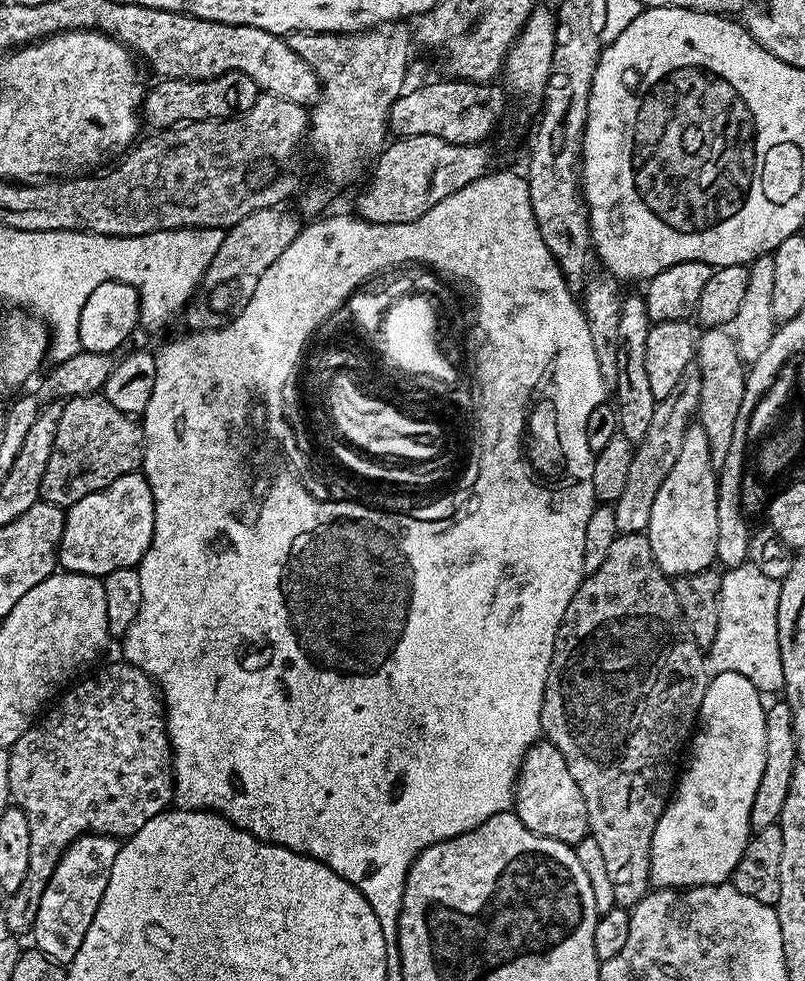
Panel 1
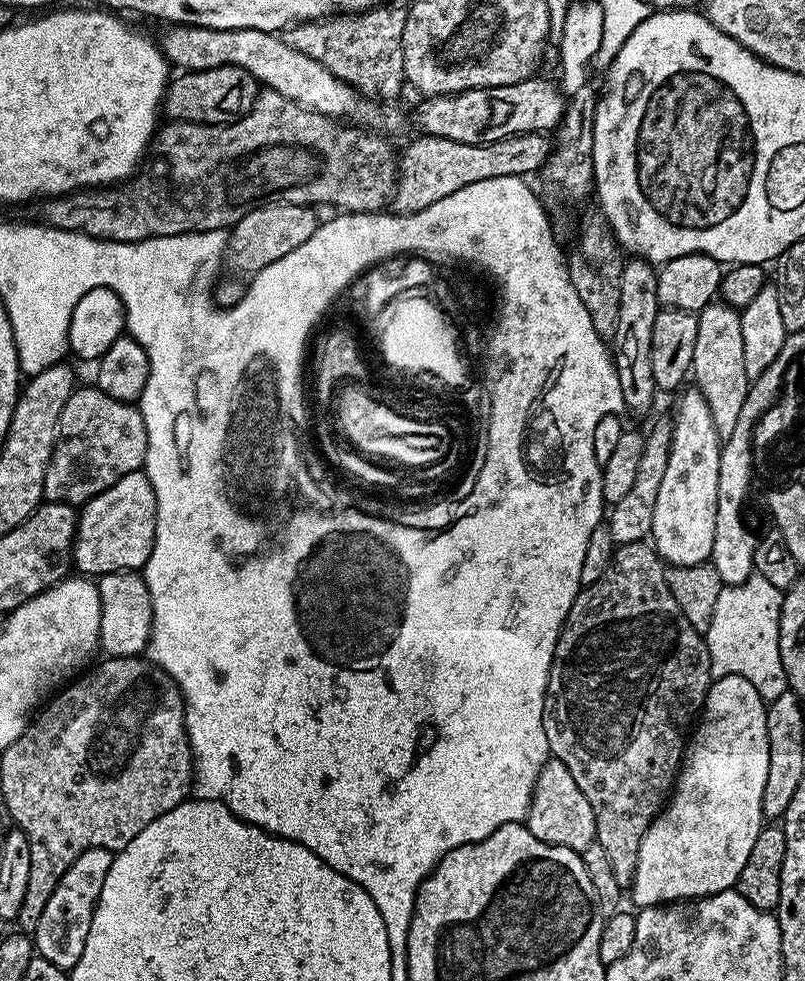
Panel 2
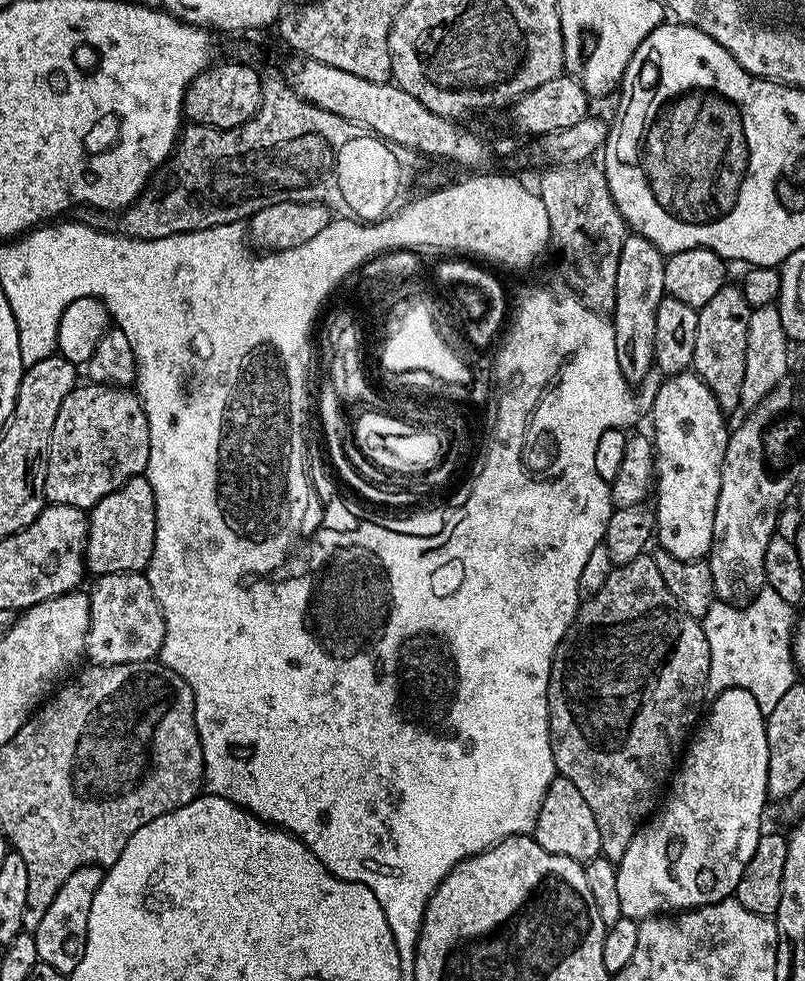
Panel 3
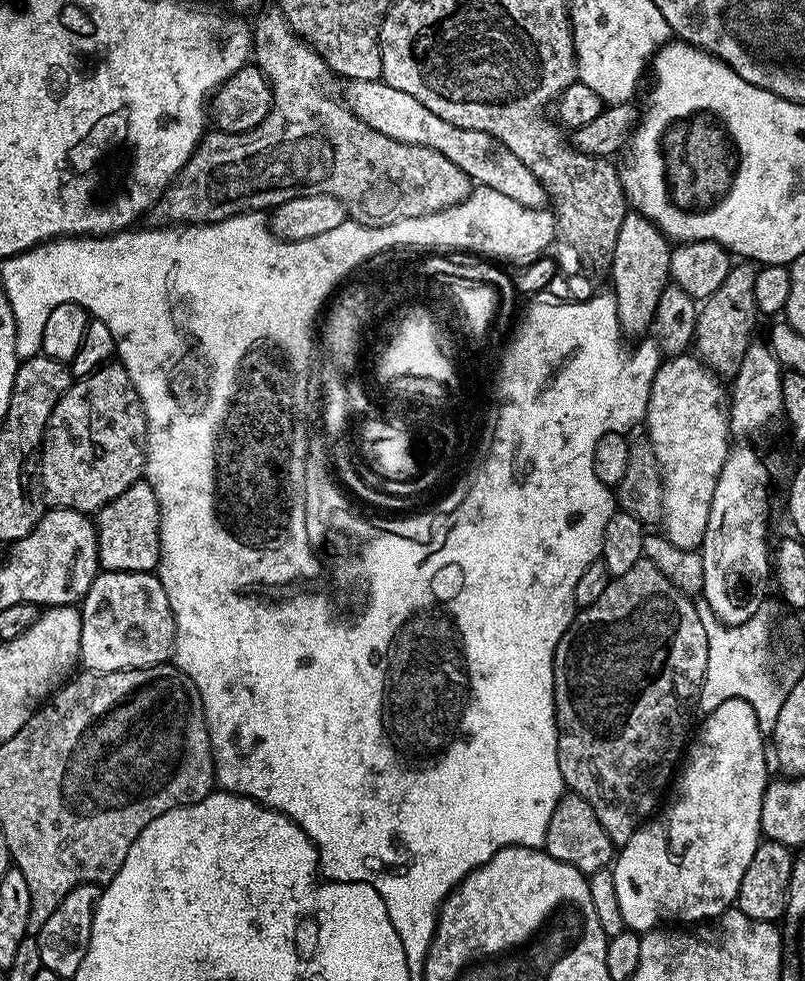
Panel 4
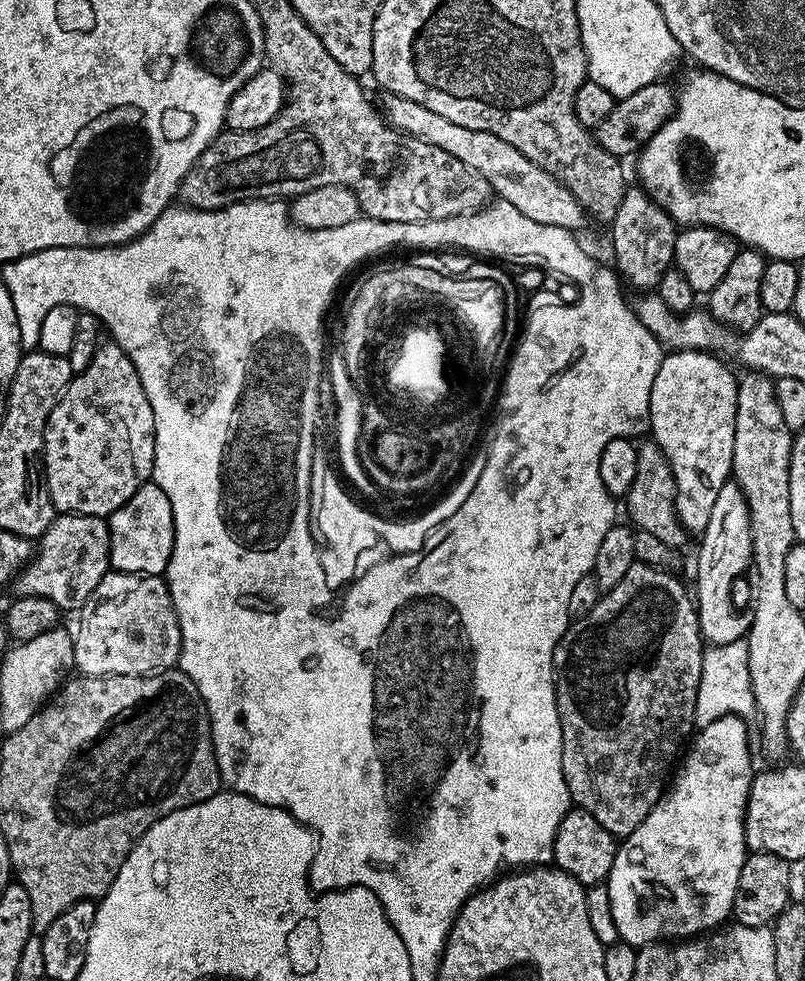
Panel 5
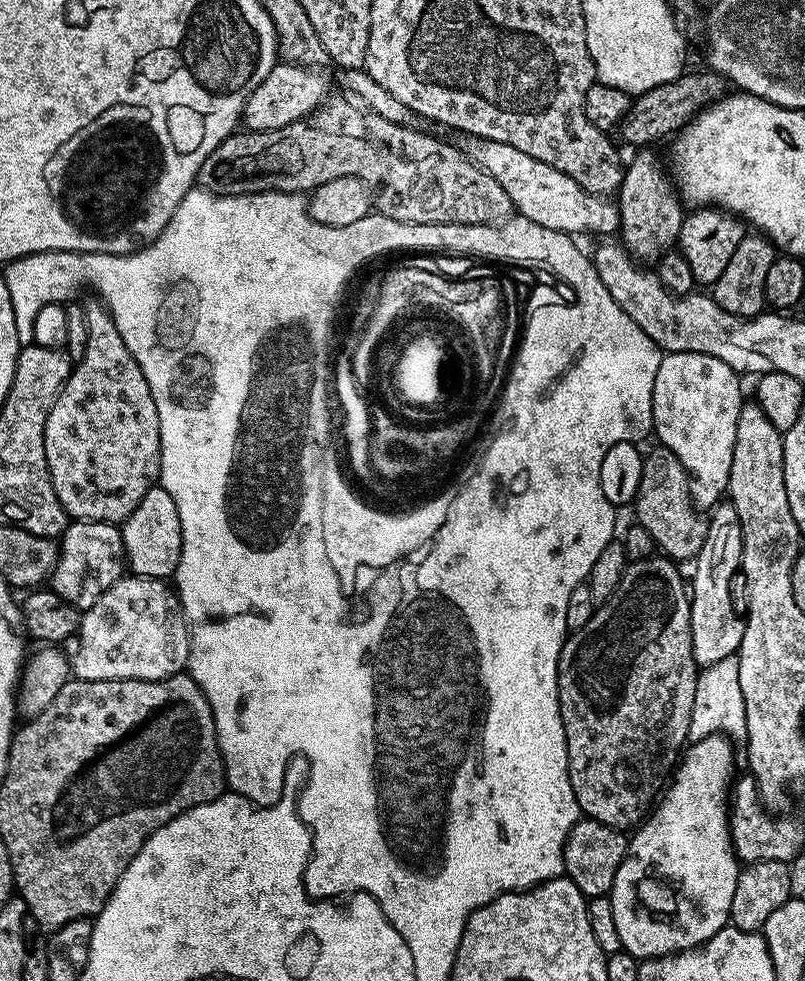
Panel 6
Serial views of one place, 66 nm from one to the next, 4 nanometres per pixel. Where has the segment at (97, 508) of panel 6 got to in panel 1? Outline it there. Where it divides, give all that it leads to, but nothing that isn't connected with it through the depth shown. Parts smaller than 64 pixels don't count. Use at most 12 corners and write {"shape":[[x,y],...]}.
{"shape":[[102,394],[56,423],[40,499],[61,506],[137,471],[144,430]]}

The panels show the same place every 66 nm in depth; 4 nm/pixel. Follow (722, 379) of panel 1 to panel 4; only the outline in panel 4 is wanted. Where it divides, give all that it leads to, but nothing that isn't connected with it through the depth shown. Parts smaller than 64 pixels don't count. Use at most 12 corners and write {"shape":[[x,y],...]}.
{"shape":[[752,262],[699,305],[695,355],[738,374],[758,313]]}

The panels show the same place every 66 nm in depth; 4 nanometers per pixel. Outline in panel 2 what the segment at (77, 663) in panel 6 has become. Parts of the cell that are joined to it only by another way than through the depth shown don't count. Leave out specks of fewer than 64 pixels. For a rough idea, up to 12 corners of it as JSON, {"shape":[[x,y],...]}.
{"shape":[[139,571],[99,577],[100,648],[139,656],[152,599]]}

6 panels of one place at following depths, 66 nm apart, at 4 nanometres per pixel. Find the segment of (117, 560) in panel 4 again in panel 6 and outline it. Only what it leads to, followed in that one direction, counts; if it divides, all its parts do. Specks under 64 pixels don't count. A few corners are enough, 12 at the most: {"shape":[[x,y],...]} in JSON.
{"shape":[[154,486],[126,517],[124,559],[167,581],[182,554],[178,506]]}

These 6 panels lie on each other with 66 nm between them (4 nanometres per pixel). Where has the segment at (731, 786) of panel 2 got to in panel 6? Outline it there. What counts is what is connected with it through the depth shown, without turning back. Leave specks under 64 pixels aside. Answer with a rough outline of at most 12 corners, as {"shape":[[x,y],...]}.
{"shape":[[723,734],[691,743],[610,895],[639,961],[729,923]]}

